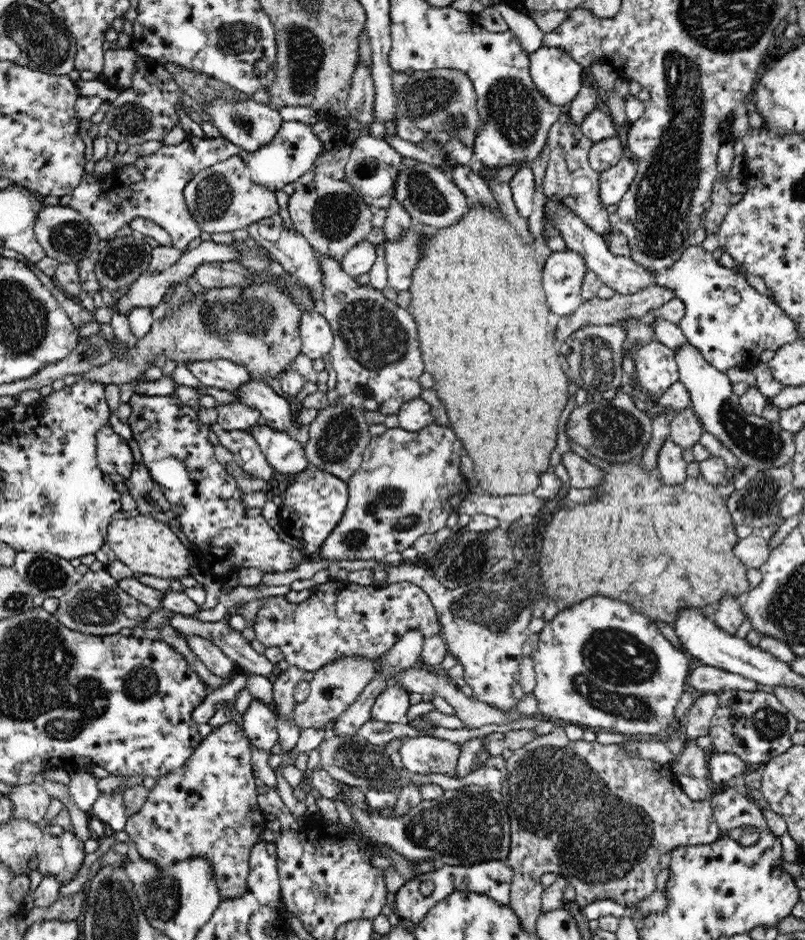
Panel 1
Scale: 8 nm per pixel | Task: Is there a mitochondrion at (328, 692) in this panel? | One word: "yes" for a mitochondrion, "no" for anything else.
no

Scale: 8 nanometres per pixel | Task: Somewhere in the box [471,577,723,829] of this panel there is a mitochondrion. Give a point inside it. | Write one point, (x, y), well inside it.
(617, 664)

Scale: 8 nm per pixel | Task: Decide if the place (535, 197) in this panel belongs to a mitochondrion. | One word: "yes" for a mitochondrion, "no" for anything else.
no

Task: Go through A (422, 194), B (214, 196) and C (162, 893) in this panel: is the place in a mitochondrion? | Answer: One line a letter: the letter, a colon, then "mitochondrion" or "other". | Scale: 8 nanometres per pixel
A: mitochondrion
B: mitochondrion
C: mitochondrion

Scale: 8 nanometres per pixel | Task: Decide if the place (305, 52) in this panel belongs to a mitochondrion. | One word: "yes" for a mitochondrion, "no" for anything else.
yes

